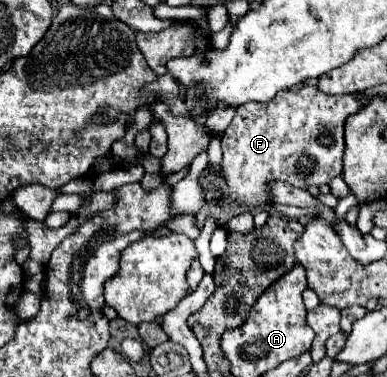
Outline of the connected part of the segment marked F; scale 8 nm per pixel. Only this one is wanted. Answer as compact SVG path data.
M305 85L299 91L283 89L273 99L265 103L249 101L241 105L231 121L231 125L225 129L221 137L223 147L223 173L225 179L215 175L213 169L207 169L201 177L201 185L205 185L205 177L213 177L213 181L221 181L221 189L225 189L225 201L235 201L239 205L249 207L267 207L271 203L269 189L265 189L265 181L273 177L273 181L289 181L291 185L297 185L301 189L307 189L309 185L325 185L333 177L341 175L343 171L343 125L345 119L353 113L357 113L365 103L357 99L355 95L327 95L319 91L317 85Z

